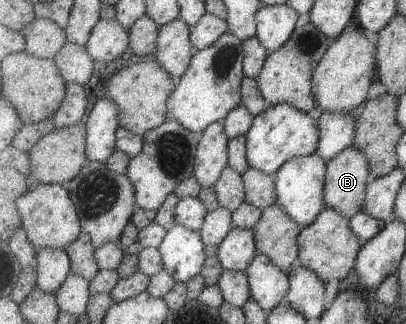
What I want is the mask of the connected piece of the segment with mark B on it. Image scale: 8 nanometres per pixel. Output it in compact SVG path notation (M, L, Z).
M353 145L328 160L326 175L326 207L338 209L351 219L364 209L368 183L375 177L368 155Z

